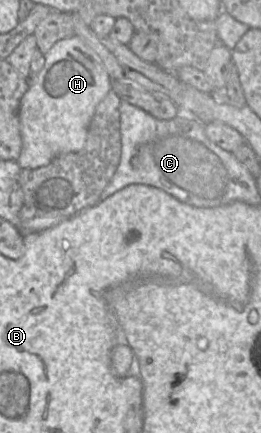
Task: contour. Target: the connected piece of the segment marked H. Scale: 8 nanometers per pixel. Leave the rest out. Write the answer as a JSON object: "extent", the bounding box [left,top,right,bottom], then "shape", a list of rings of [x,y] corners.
{"extent":[16,35,112,168],"shape":[[[74,35],[55,43],[45,54],[43,68],[29,81],[20,104],[22,150],[16,160],[21,168],[48,165],[62,154],[84,148],[88,128],[98,104],[112,90],[109,76],[97,53]]]}

